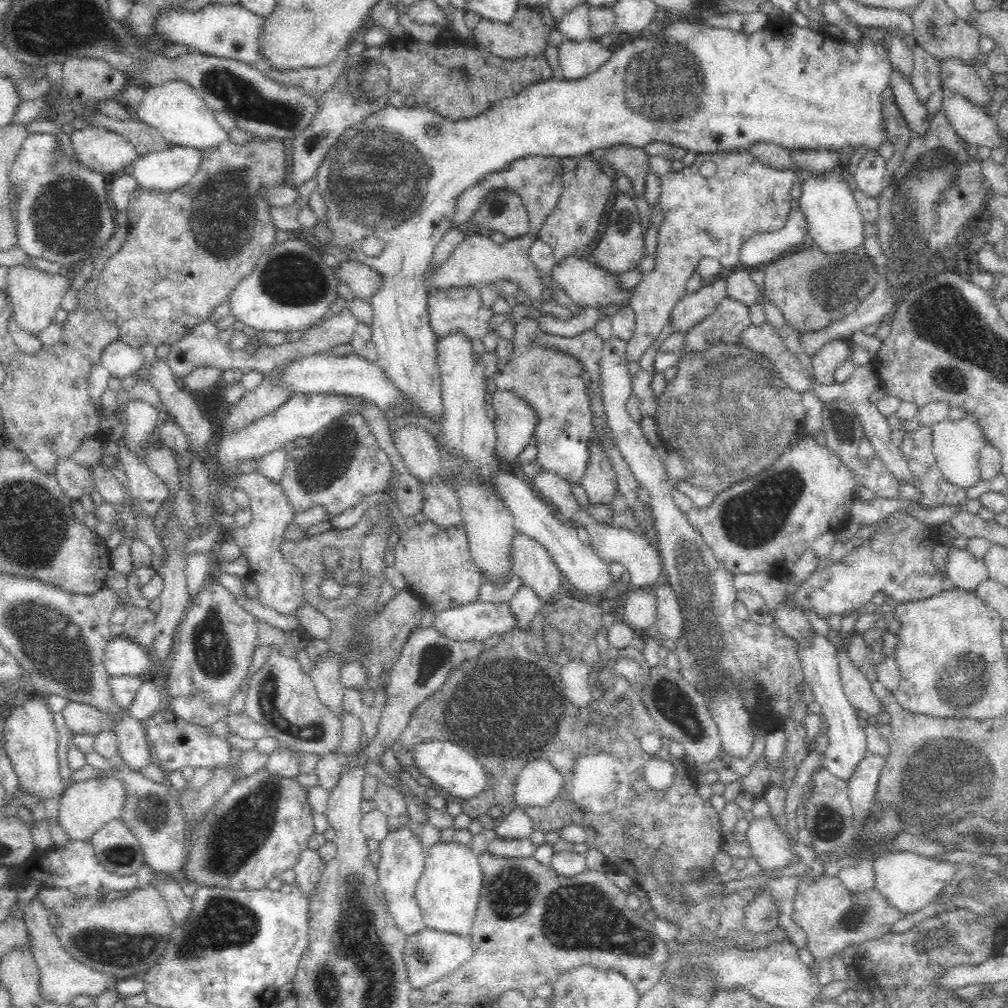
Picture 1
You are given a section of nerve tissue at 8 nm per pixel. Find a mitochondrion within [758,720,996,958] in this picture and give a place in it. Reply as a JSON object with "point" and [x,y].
{"point":[965,777]}

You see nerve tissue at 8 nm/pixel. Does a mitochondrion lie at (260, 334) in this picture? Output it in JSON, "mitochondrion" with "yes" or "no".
{"mitochondrion":"no"}

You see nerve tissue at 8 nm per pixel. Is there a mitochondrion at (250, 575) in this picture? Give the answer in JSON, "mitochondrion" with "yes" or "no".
{"mitochondrion":"no"}

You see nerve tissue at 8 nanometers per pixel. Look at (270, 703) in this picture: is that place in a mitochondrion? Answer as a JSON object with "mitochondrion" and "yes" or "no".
{"mitochondrion":"yes"}

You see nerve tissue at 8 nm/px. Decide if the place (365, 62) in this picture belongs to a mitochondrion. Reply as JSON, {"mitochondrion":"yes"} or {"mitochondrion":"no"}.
{"mitochondrion":"no"}

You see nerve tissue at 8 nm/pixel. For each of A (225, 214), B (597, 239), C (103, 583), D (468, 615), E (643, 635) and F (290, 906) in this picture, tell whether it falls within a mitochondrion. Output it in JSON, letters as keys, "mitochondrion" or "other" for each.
{"A":"mitochondrion","B":"other","C":"other","D":"other","E":"other","F":"other"}

